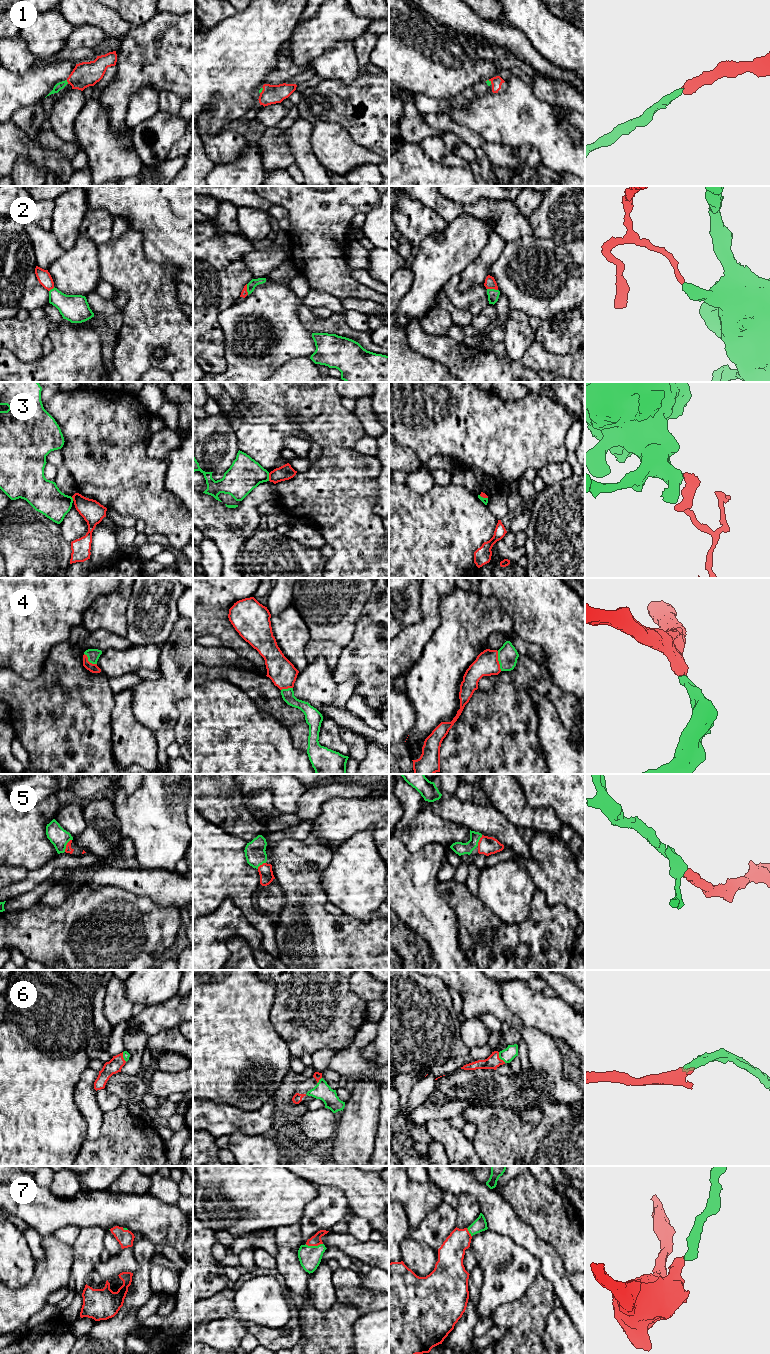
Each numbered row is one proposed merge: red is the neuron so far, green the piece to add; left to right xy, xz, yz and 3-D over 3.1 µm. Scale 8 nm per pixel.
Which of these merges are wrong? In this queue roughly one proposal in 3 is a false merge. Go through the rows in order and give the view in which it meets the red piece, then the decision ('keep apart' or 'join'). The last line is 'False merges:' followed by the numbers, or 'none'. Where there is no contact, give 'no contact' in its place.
1: meets red in xy; join
2: meets red in xz; keep apart
3: meets red in xz; keep apart
4: meets red in yz; join
5: meets red in xy; join
6: meets red in yz; join
7: meets red in xz; join
False merges: 2, 3

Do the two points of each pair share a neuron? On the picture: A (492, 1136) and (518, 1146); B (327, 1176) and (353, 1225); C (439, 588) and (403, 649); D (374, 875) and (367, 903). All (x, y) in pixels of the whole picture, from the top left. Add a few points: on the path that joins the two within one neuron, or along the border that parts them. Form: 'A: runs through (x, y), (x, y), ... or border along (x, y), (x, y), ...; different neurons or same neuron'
A: runs through (498, 1136), (508, 1136), (512, 1140); same neuron
B: border along (356, 1215), (364, 1218), (373, 1230); different neurons
C: runs through (430, 603), (430, 622), (418, 634); same neuron
D: runs through (367, 882), (367, 896); same neuron

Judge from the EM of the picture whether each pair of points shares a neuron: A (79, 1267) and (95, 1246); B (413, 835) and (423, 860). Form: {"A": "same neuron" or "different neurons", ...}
{"A": "same neuron", "B": "different neurons"}

